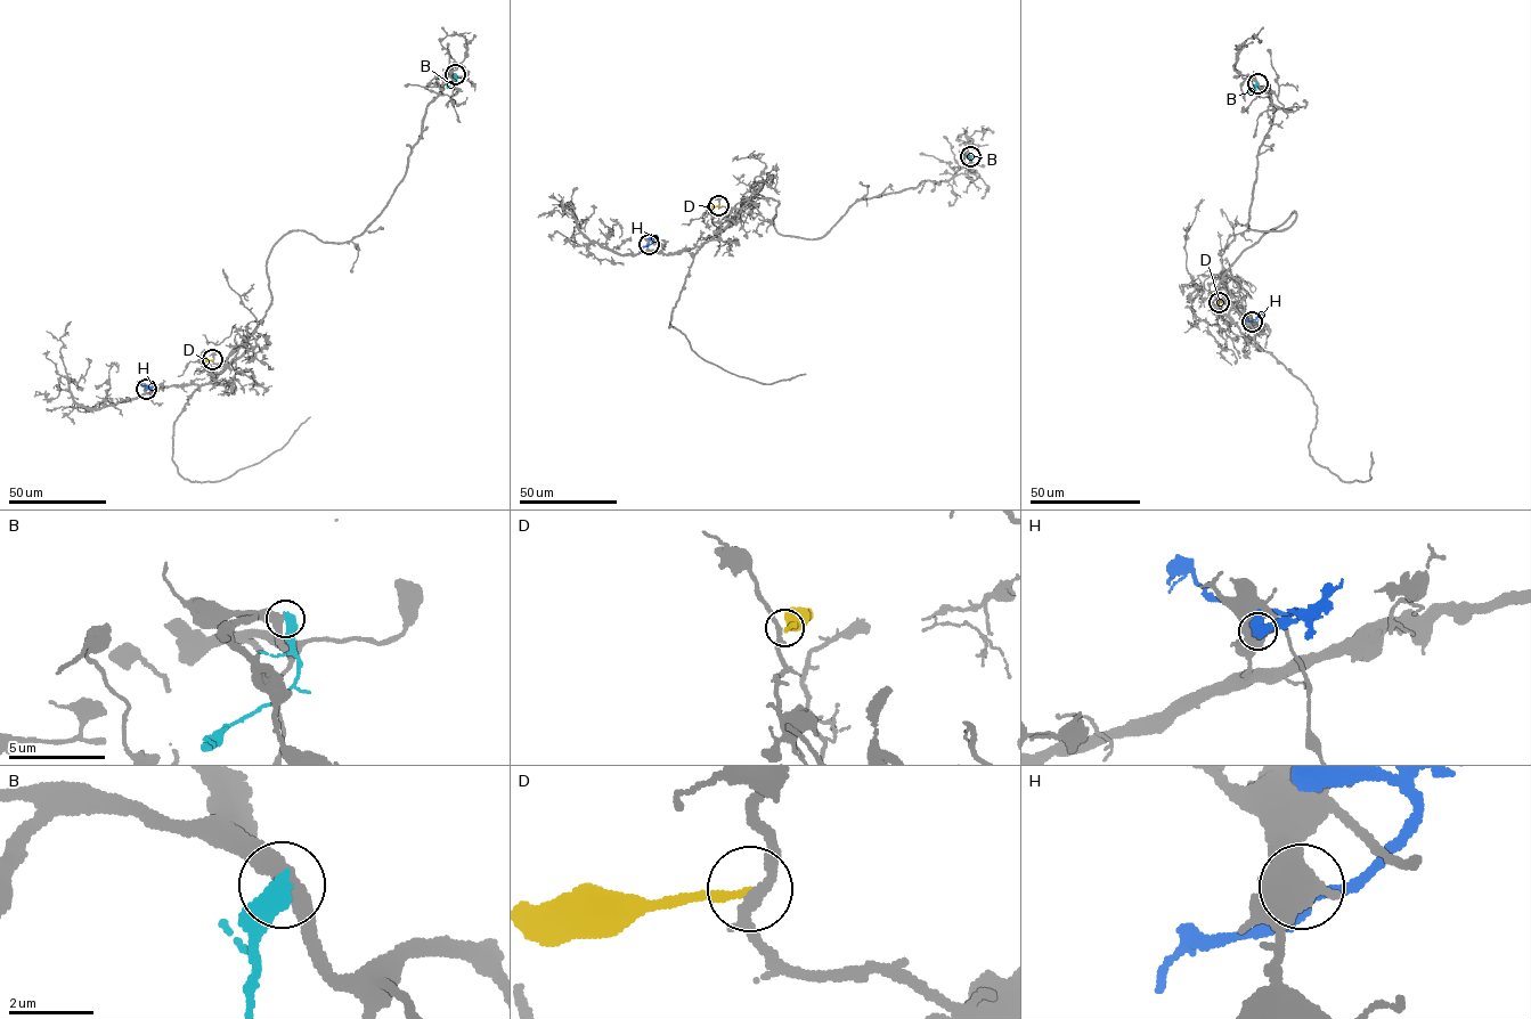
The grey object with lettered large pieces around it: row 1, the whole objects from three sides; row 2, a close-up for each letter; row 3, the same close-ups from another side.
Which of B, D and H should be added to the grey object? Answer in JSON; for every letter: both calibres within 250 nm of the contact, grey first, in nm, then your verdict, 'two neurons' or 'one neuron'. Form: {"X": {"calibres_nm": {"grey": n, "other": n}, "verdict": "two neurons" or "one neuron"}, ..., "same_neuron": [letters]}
{"B": {"calibres_nm": {"grey": 420, "other": 550}, "verdict": "two neurons"}, "D": {"calibres_nm": {"grey": 240, "other": 200}, "verdict": "two neurons"}, "H": {"calibres_nm": {"grey": 500, "other": 360}, "verdict": "two neurons"}, "same_neuron": []}

